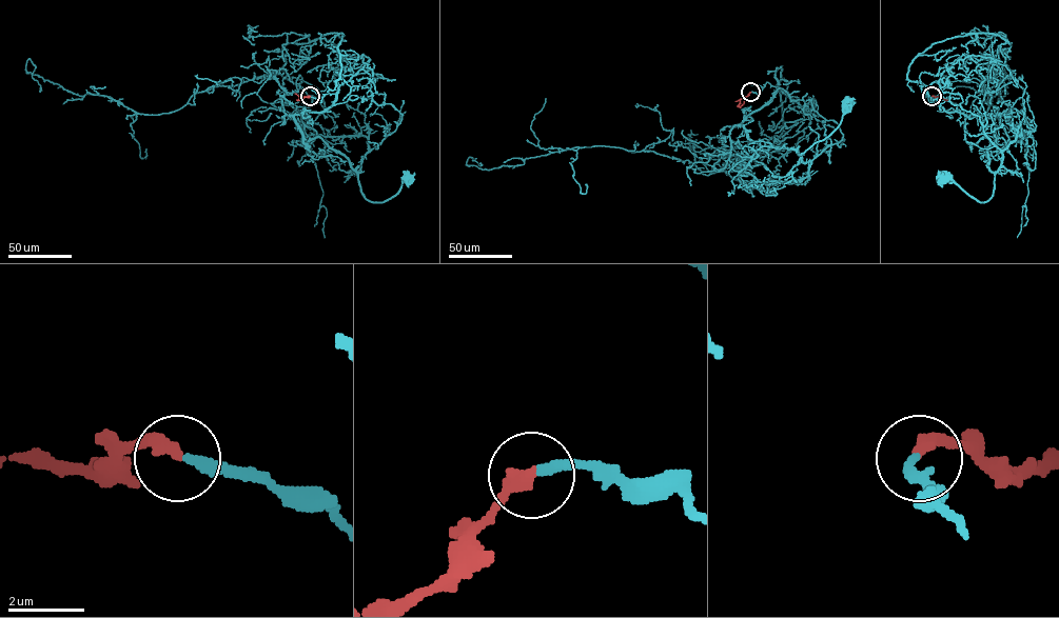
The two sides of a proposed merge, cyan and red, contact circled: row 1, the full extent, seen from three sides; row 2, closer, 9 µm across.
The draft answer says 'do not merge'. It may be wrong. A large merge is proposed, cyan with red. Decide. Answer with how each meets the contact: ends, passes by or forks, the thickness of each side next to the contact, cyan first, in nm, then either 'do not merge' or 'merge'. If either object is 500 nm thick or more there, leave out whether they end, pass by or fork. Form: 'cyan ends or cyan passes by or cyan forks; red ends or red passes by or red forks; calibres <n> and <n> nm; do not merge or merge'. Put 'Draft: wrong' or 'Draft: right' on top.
Draft: wrong
cyan ends; red ends; calibres 240 and 380 nm; merge

